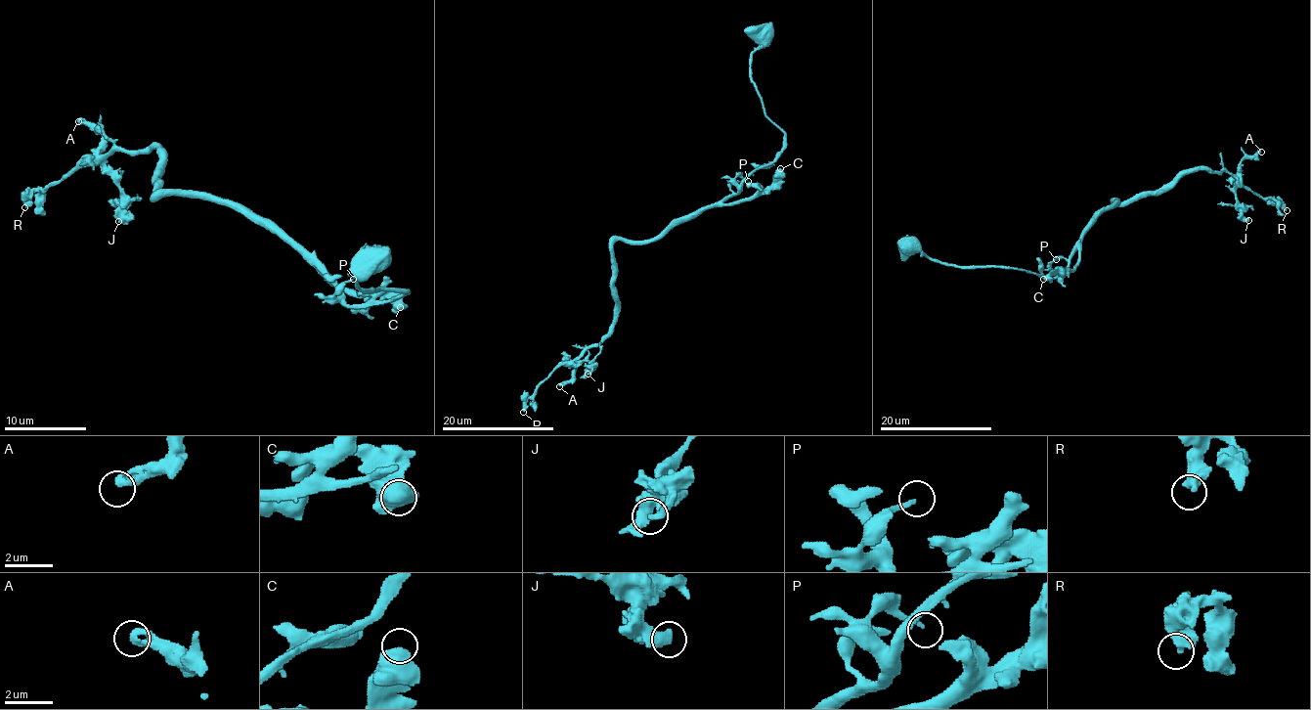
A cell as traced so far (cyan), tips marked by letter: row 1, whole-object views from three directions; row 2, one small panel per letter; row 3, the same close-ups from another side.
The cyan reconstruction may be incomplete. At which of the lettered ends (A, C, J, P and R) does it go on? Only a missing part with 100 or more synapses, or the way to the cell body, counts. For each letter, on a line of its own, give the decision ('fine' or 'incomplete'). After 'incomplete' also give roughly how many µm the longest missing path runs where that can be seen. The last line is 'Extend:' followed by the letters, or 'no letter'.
A: fine
C: fine
J: fine
P: fine
R: fine
Extend: no letter

